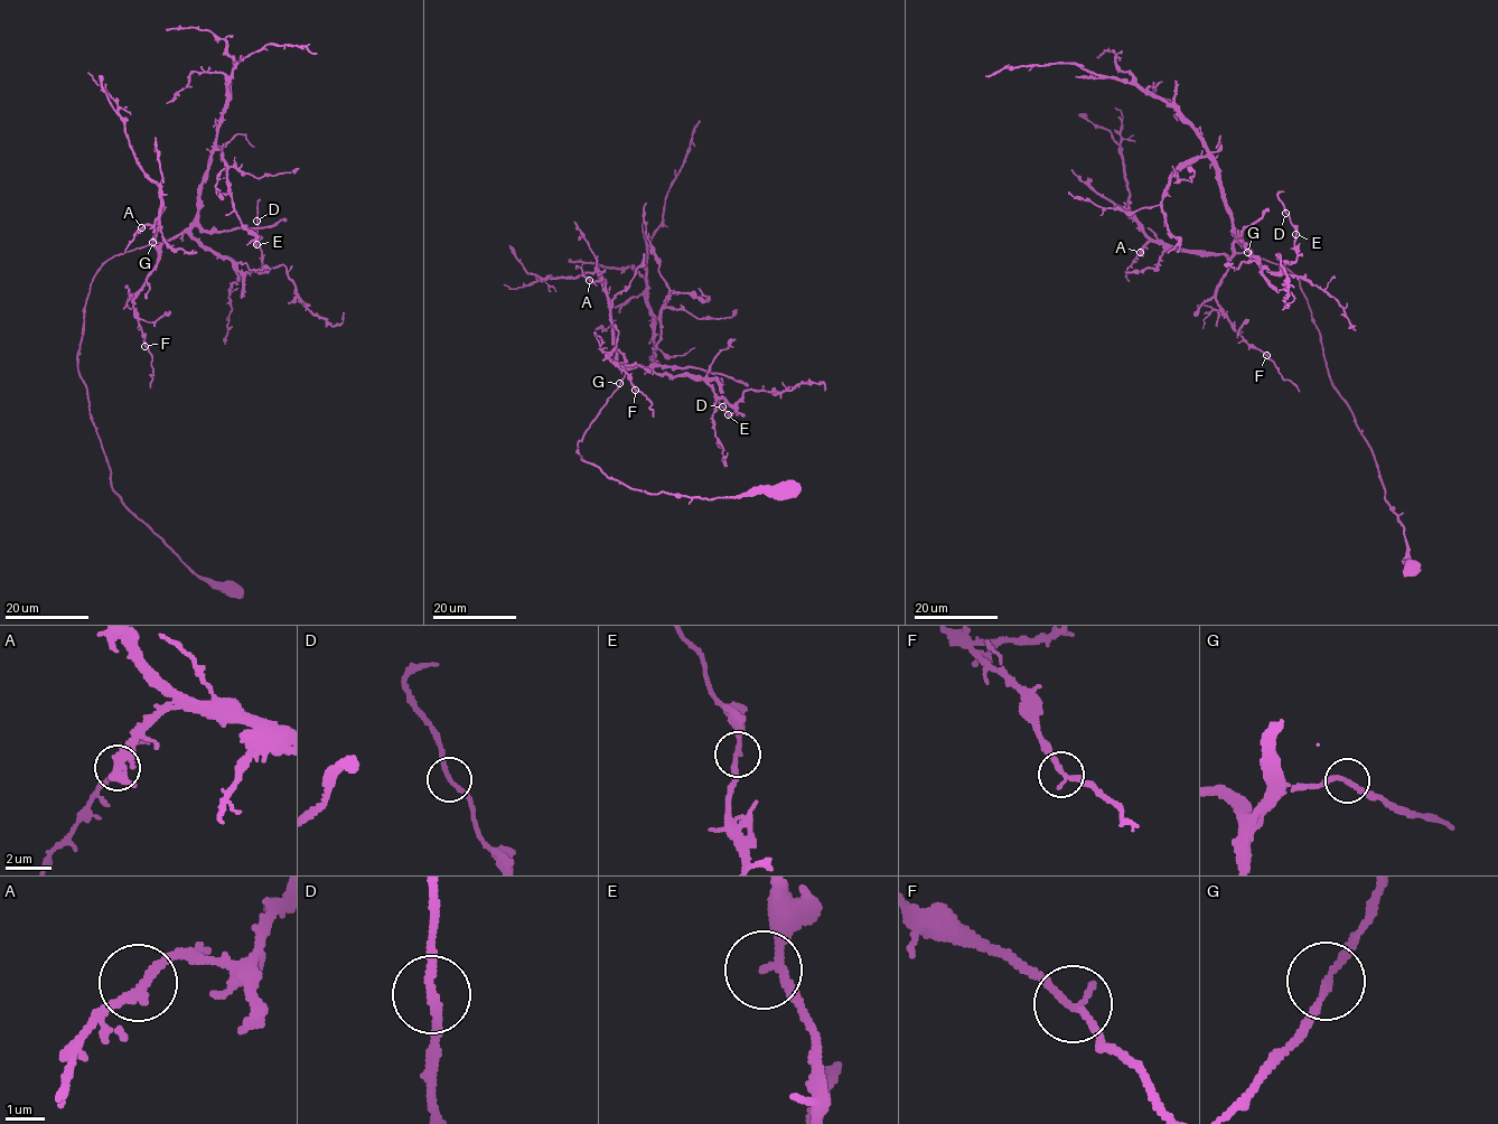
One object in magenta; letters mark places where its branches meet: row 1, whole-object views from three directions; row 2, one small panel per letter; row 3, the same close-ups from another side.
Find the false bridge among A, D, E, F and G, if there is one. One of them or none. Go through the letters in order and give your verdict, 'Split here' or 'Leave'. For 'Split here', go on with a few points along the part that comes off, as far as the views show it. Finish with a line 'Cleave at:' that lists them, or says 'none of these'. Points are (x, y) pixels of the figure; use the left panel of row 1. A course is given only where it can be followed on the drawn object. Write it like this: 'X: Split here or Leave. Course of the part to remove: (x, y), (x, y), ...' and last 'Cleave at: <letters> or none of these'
A: Leave
D: Leave
E: Leave
F: Leave
G: Leave
Cleave at: none of these

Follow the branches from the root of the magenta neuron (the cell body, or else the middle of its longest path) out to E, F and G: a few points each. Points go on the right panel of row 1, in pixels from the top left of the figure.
E: (1411, 568), (1402, 524), (1330, 378), (1299, 281), (1233, 246), (1244, 243), (1278, 272), (1297, 259), (1295, 234)
F: (1411, 568), (1402, 524), (1330, 378), (1299, 281), (1238, 252), (1216, 300), (1266, 355)
G: (1411, 568), (1402, 560), (1402, 524), (1330, 378), (1299, 281), (1247, 252)

